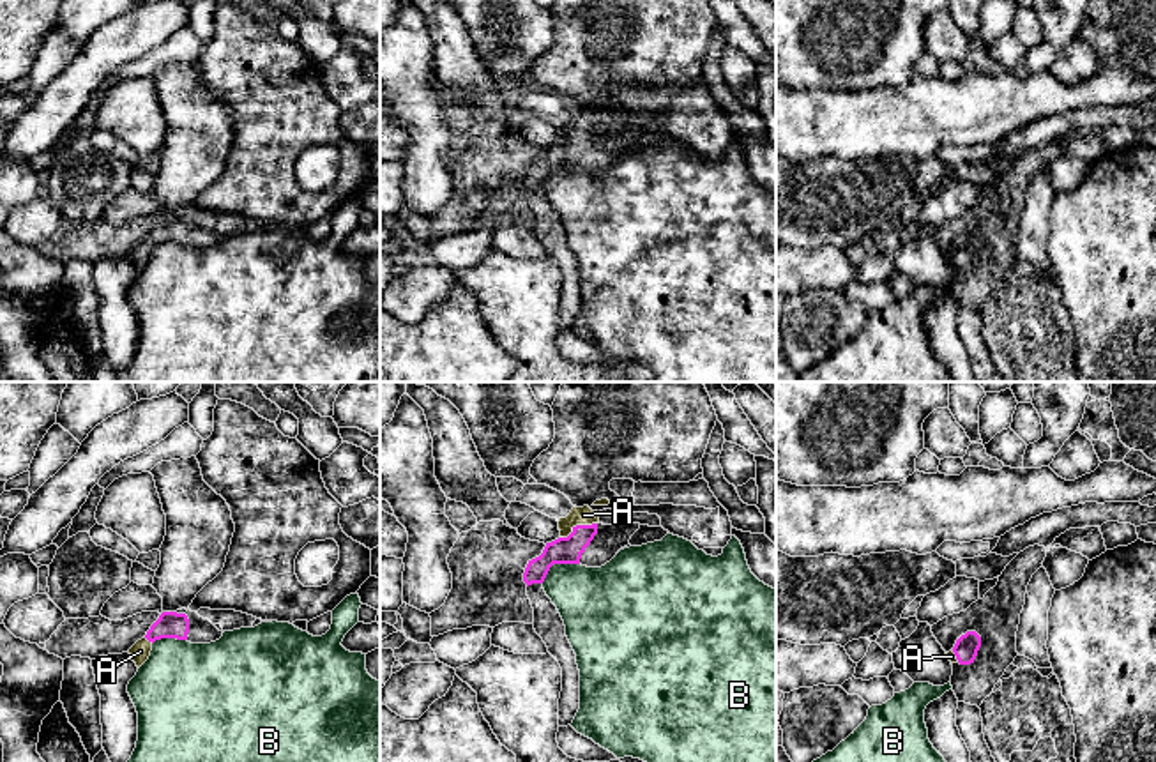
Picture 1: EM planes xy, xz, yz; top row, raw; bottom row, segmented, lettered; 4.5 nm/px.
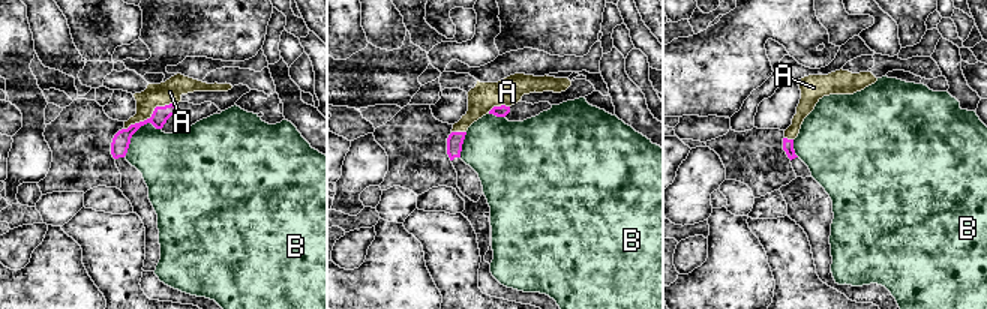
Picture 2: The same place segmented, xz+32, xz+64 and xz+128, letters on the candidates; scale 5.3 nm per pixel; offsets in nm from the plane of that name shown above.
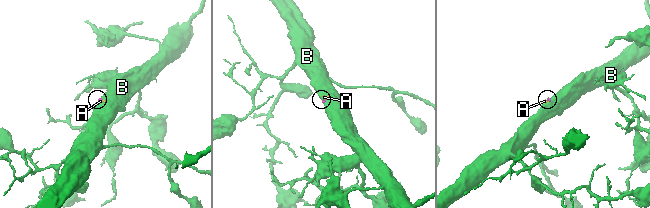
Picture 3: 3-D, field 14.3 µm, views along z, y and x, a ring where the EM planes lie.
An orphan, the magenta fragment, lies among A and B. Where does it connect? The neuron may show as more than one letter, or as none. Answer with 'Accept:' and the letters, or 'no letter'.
Accept: A

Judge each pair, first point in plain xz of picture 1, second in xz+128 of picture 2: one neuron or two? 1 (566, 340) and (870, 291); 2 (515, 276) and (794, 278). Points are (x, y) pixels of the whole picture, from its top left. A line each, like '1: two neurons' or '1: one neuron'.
1: one neuron
2: one neuron

